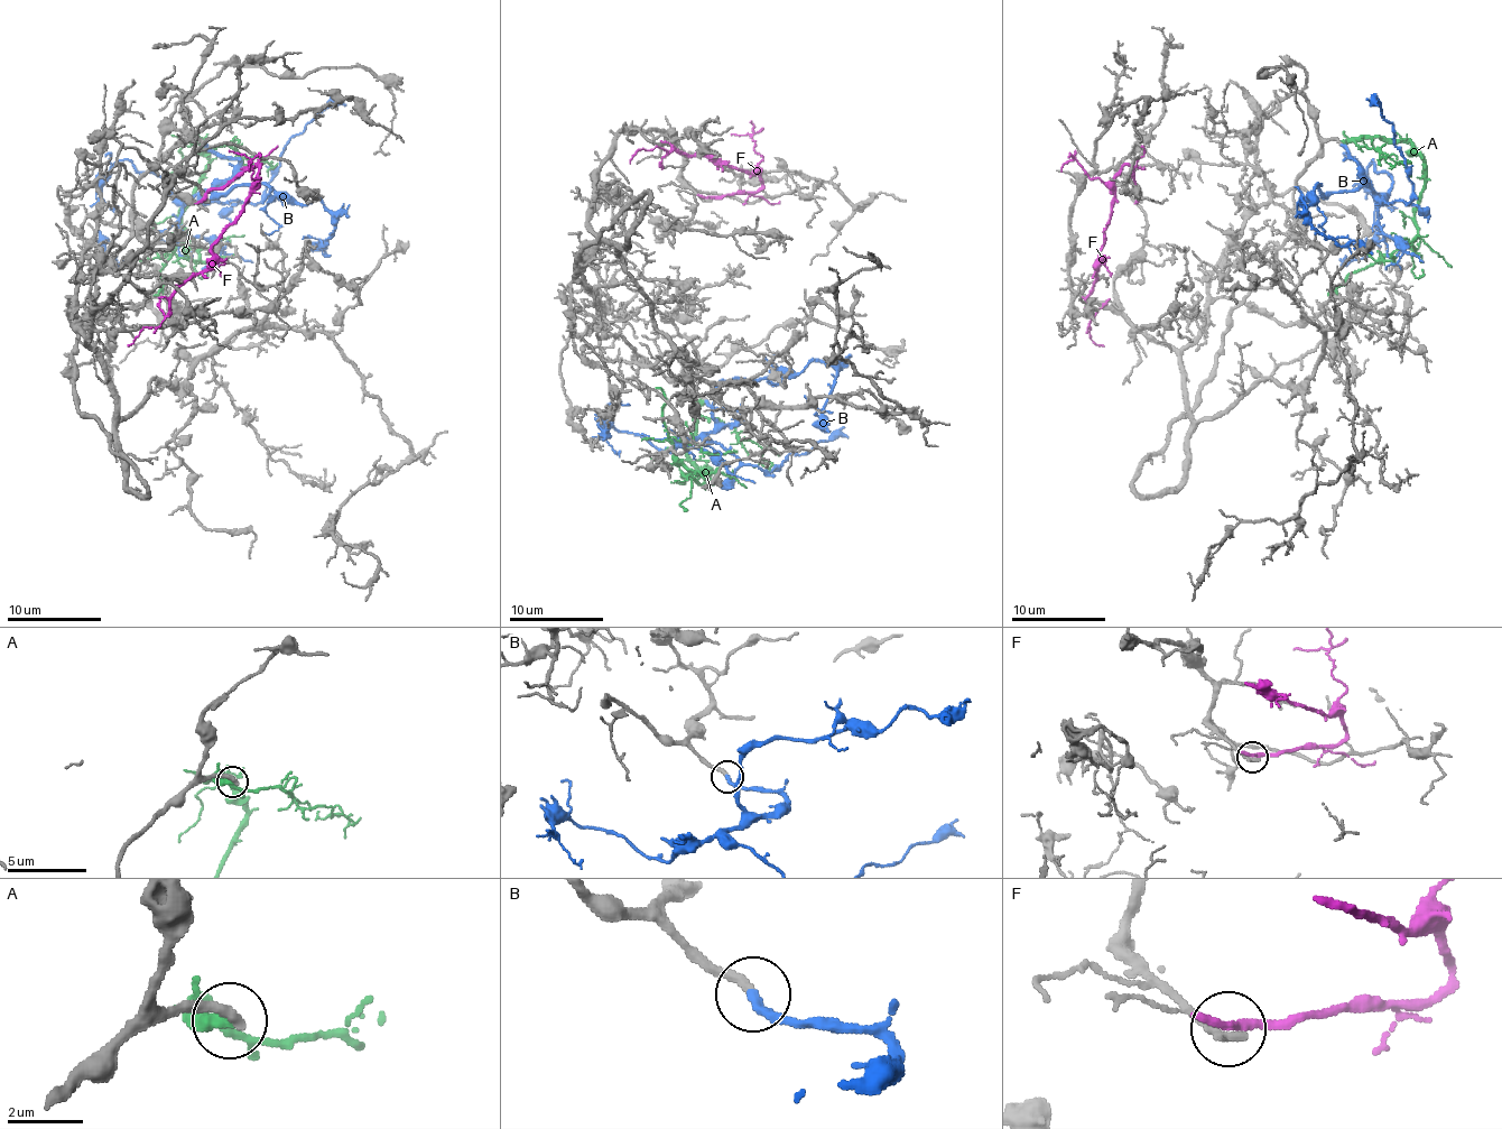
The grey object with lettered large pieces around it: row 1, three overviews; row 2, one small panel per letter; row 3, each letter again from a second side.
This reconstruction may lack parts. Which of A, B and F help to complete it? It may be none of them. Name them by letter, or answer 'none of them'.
B

